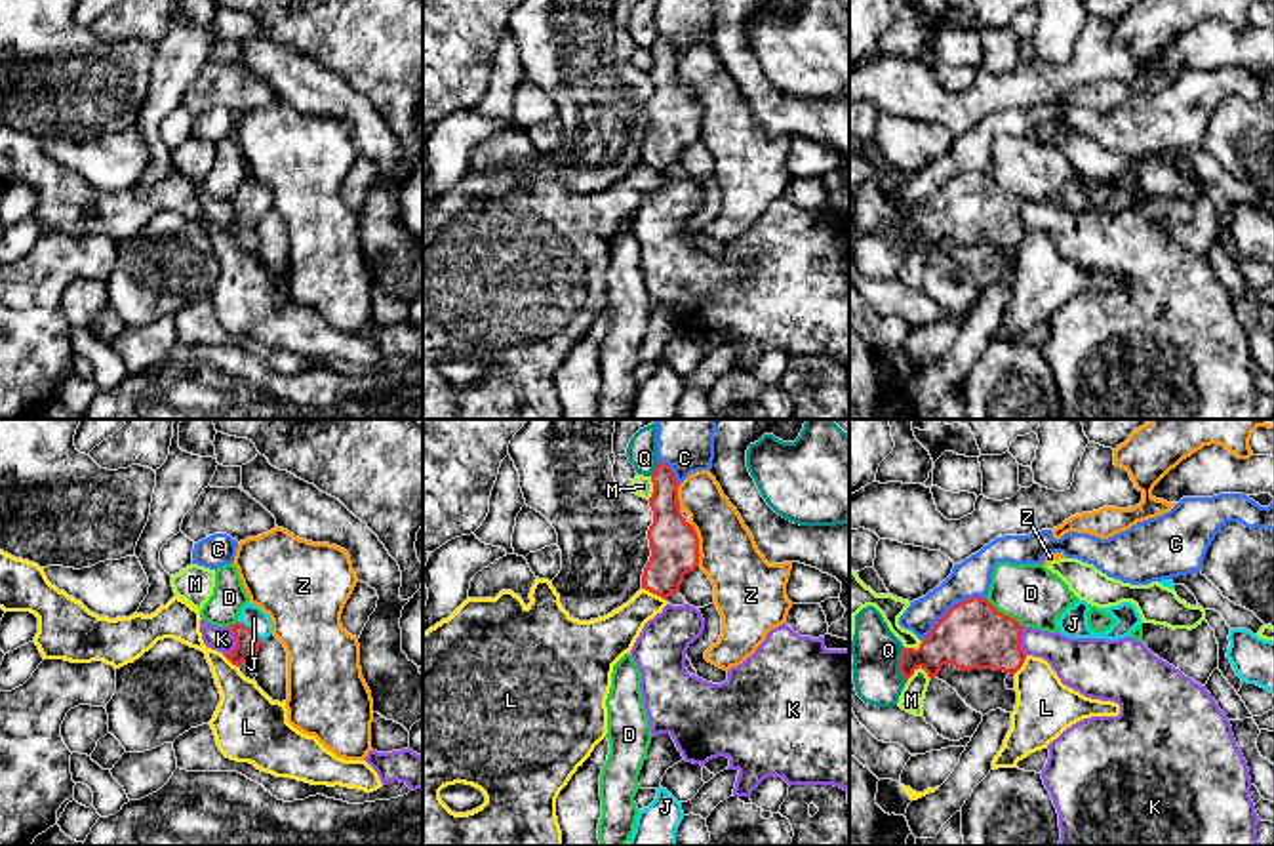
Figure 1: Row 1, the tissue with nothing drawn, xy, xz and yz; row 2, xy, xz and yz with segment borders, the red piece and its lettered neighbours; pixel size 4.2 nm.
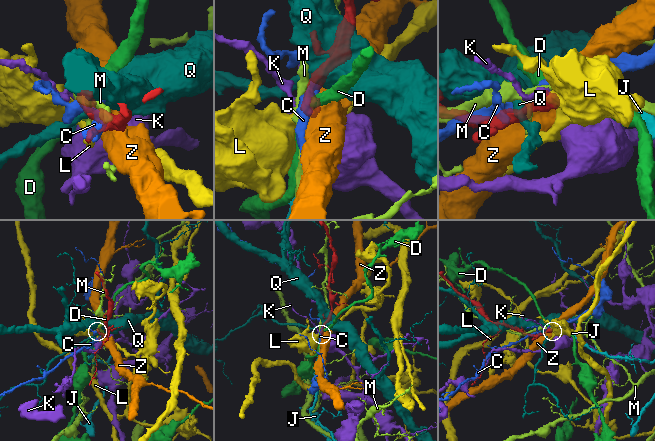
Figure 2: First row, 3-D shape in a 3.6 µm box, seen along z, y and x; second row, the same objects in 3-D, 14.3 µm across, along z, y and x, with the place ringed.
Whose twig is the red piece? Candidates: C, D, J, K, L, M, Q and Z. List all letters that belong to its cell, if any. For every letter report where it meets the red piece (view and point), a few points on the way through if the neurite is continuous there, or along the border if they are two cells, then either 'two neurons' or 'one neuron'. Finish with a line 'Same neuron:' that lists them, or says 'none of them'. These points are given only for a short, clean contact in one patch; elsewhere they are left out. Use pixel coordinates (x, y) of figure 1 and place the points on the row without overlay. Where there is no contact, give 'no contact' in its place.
C: yz (951, 181) | two neurons
D: yz (1002, 187) | along yz (985, 172), (1023, 201) | two neurons
J: xy (248, 201) | across xy (248, 216), (248, 201), (252, 189) | one neuron
K: xy (237, 216) | along xy (229, 201), (235, 220), (225, 229) | two neurons
L: xz (654, 166) | along xz (642, 161), (665, 174) | two neurons
M: yz (916, 241) | two neurons
Q: yz (899, 239) | along yz (903, 221), (899, 246), (905, 254) | two neurons
Z: xz (697, 119) | two neurons
Same neuron: J

